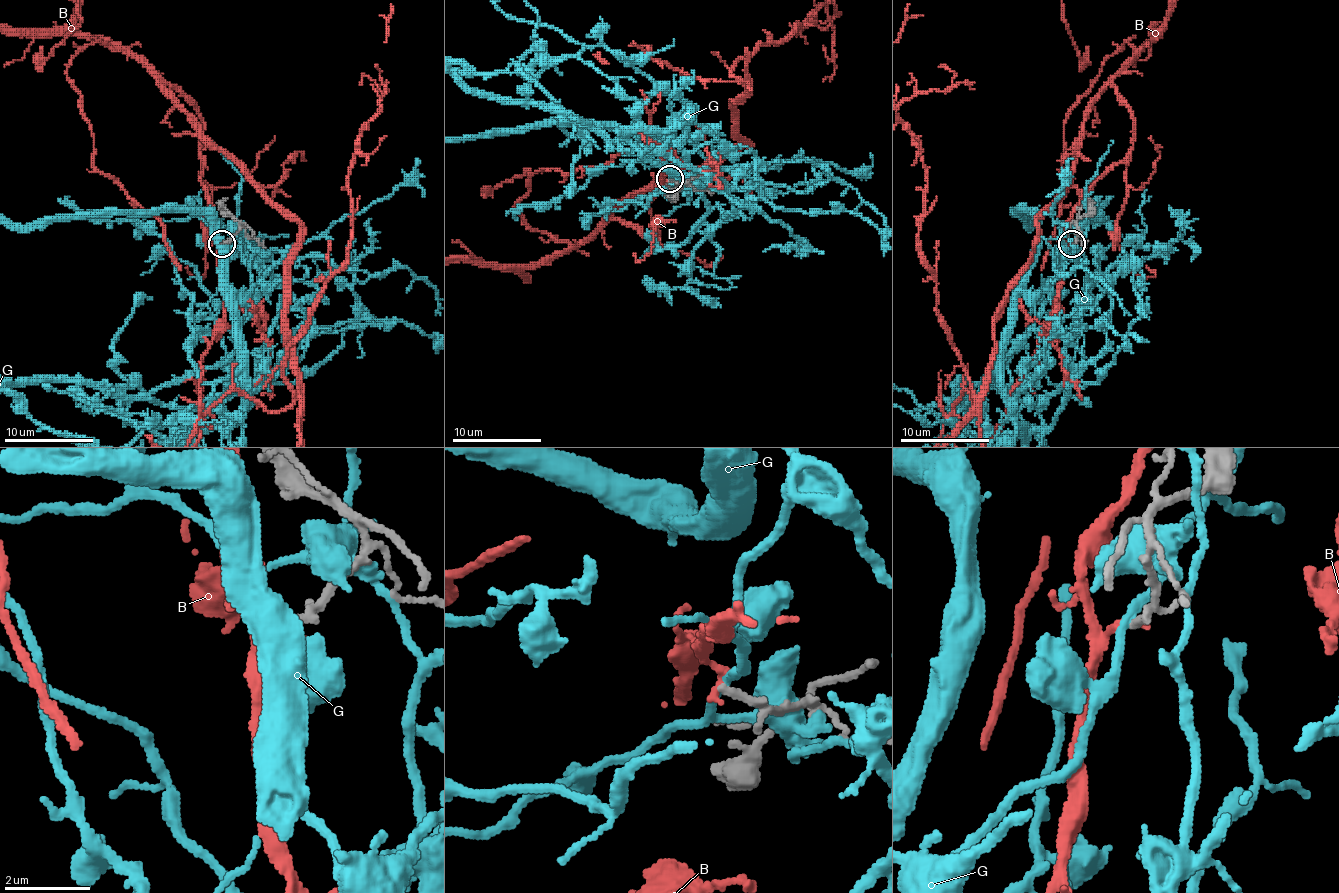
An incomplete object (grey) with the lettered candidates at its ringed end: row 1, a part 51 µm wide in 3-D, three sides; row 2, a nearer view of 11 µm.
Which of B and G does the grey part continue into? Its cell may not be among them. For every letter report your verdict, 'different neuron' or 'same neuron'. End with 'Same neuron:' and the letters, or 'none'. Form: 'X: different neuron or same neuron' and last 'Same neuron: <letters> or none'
B: different neuron
G: different neuron
Same neuron: none

